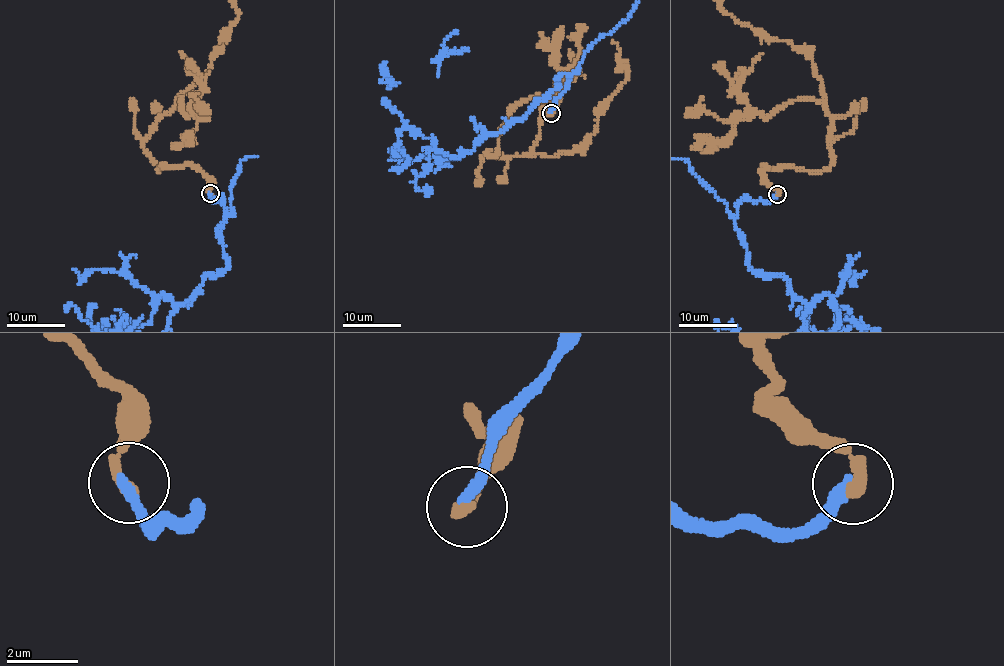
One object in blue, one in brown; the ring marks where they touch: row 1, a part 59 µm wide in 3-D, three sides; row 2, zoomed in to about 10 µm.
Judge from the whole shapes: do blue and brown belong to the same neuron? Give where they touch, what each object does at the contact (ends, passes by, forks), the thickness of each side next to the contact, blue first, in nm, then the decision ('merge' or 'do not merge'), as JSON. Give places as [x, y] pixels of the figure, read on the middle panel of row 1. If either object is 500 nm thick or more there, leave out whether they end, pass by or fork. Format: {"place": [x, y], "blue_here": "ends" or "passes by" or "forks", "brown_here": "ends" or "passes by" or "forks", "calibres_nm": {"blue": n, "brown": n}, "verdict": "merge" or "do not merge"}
{"place": [551, 113], "blue_here": "ends", "brown_here": "ends", "calibres_nm": {"blue": 340, "brown": 400}, "verdict": "do not merge"}

